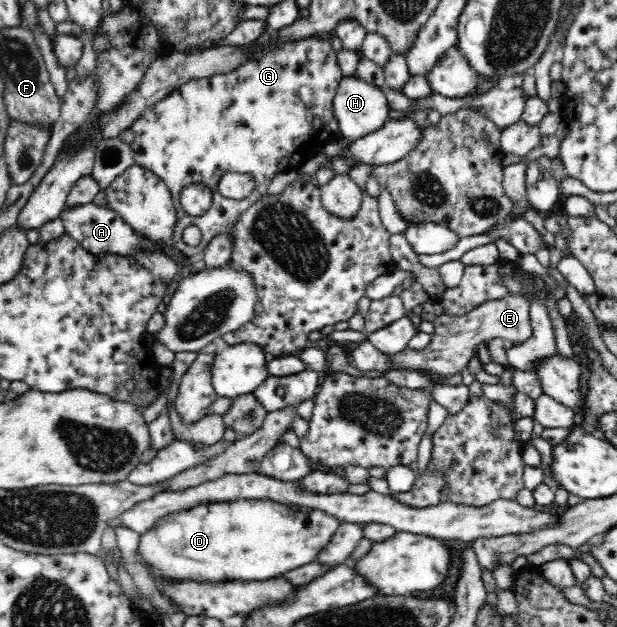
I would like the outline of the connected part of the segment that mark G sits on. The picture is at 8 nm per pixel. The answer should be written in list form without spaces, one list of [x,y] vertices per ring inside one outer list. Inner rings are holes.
[[[327,37],[310,38],[288,44],[277,52],[260,50],[259,55],[243,61],[243,65],[237,69],[187,81],[155,105],[146,107],[130,125],[134,135],[130,148],[134,161],[155,173],[171,190],[176,220],[169,243],[189,258],[200,256],[215,235],[229,230],[239,215],[265,194],[277,174],[291,169],[296,171],[304,161],[323,153],[327,142],[341,138],[333,115],[332,101],[342,79],[336,53]],[[227,173],[248,174],[254,182],[253,191],[243,200],[223,197],[218,186],[221,177]],[[192,184],[205,185],[213,193],[213,205],[209,211],[197,217],[187,215],[179,199],[183,189]],[[187,225],[197,225],[201,230],[202,238],[198,245],[188,246],[183,242],[181,235]]]

